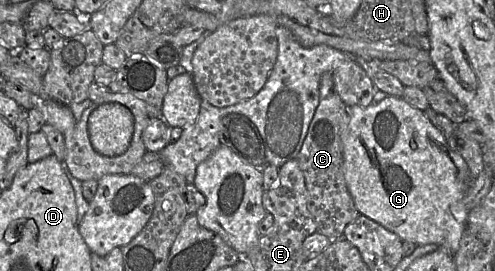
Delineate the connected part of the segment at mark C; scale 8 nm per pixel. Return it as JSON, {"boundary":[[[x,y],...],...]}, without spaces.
{"boundary":[[[332,71],[326,72],[320,81],[319,104],[297,159],[308,191],[308,209],[316,221],[318,232],[330,239],[344,237],[345,228],[361,214],[349,192],[344,174],[342,138],[347,123],[348,107],[335,87]]]}

